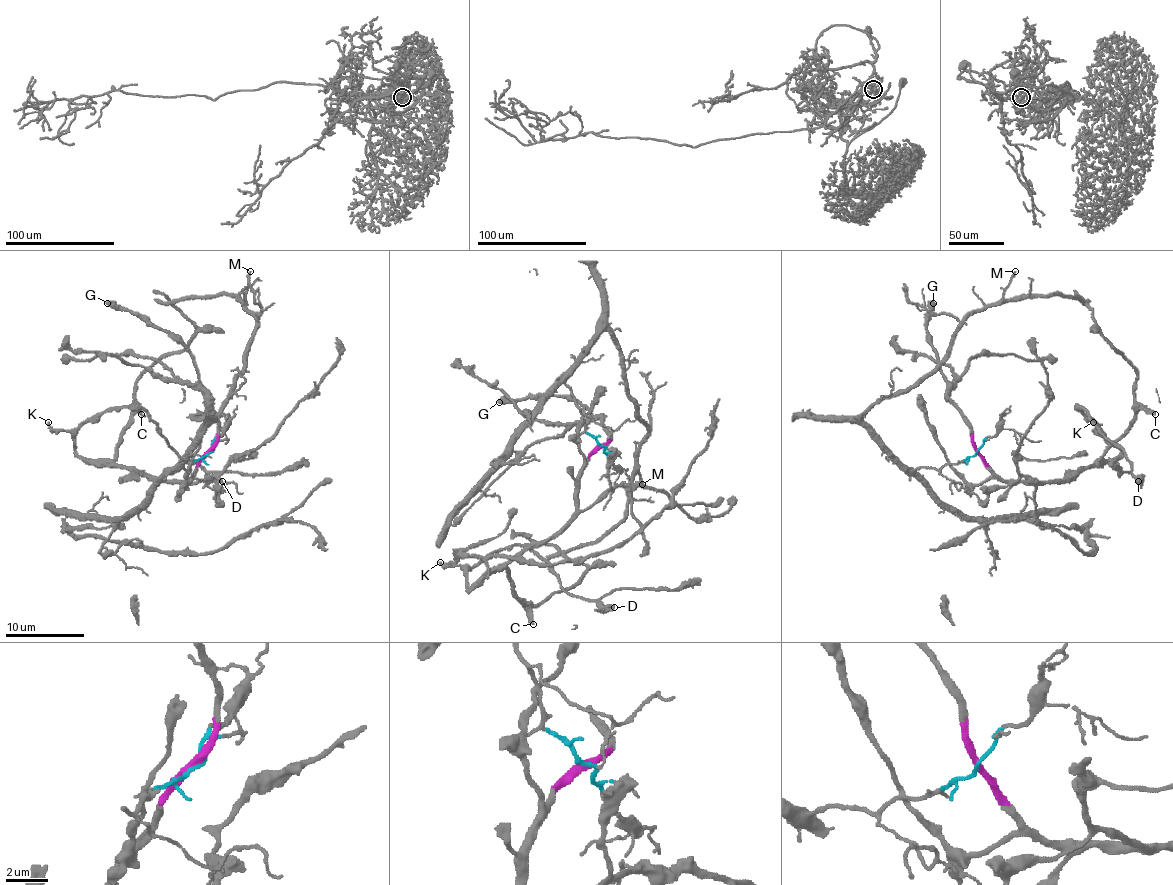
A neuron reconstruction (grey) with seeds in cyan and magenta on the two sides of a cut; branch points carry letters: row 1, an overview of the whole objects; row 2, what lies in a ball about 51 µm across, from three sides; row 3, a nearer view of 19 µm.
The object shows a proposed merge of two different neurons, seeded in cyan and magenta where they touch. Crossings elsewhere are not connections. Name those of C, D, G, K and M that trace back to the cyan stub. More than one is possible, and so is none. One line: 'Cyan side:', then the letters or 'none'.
Cyan side: M

